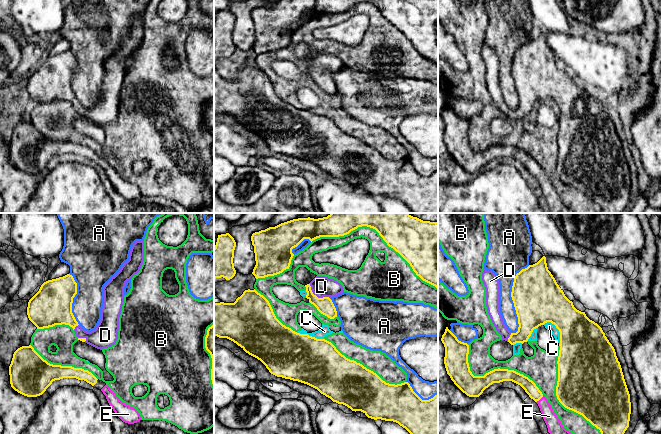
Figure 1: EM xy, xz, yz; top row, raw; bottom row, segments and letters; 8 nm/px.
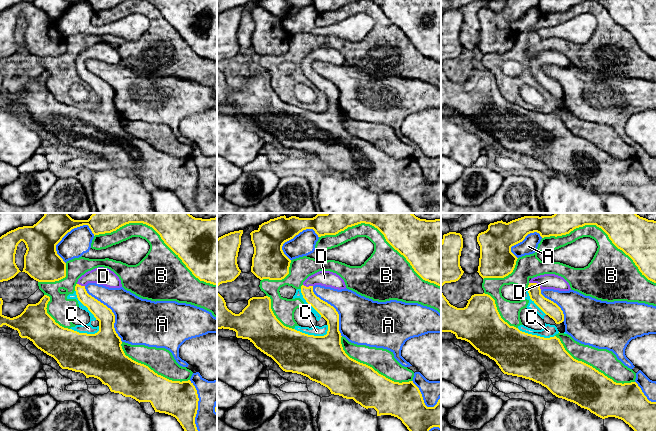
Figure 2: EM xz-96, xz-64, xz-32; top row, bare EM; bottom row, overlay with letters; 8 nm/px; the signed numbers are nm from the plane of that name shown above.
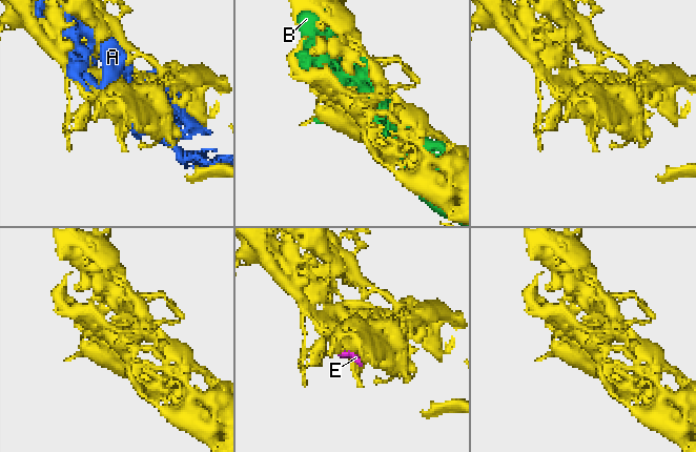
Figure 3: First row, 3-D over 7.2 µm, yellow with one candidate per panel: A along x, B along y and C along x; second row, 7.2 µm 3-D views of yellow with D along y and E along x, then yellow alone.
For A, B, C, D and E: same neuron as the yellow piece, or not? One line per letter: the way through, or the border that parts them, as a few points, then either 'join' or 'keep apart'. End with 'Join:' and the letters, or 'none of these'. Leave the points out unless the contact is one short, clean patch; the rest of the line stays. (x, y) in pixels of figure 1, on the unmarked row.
A: keep apart
B: keep apart
C: keep apart
D: way xz (325, 82), (315, 71), (321, 65), (321, 62); join
E: join
Join: D, E

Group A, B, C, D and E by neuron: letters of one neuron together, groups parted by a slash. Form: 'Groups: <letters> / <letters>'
Groups: A / B C / D E

